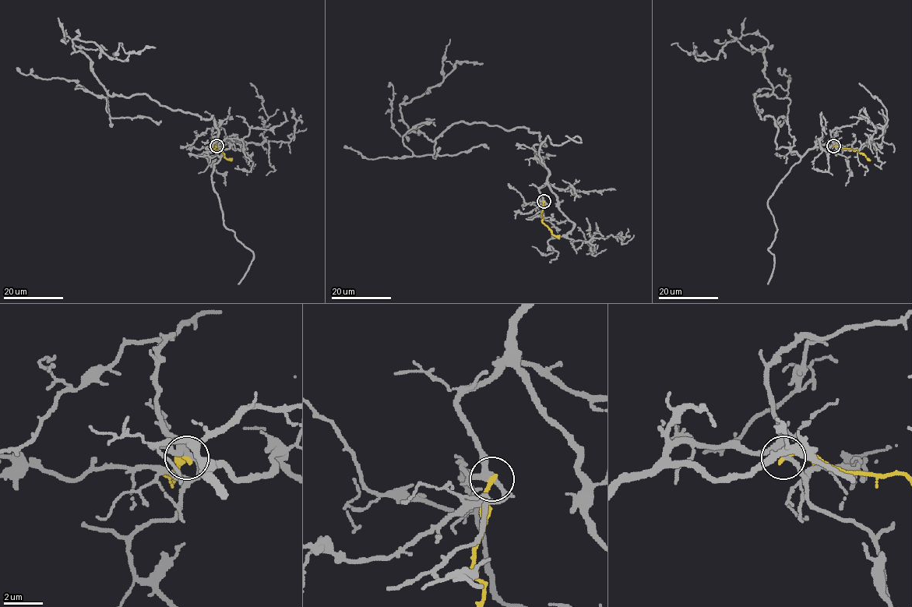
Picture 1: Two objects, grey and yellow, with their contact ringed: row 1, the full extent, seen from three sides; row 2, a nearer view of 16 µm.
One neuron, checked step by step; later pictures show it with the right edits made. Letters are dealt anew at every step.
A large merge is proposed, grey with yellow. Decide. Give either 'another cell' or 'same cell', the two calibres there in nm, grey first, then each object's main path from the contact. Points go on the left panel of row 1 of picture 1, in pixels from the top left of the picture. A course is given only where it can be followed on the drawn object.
another cell | 280/220 nm | grey via (216, 146), (220, 156), (205, 148), (213, 116), (110, 96), (72, 40), (124, 61), (155, 47) | yellow via (216, 146), (215, 150), (232, 160)

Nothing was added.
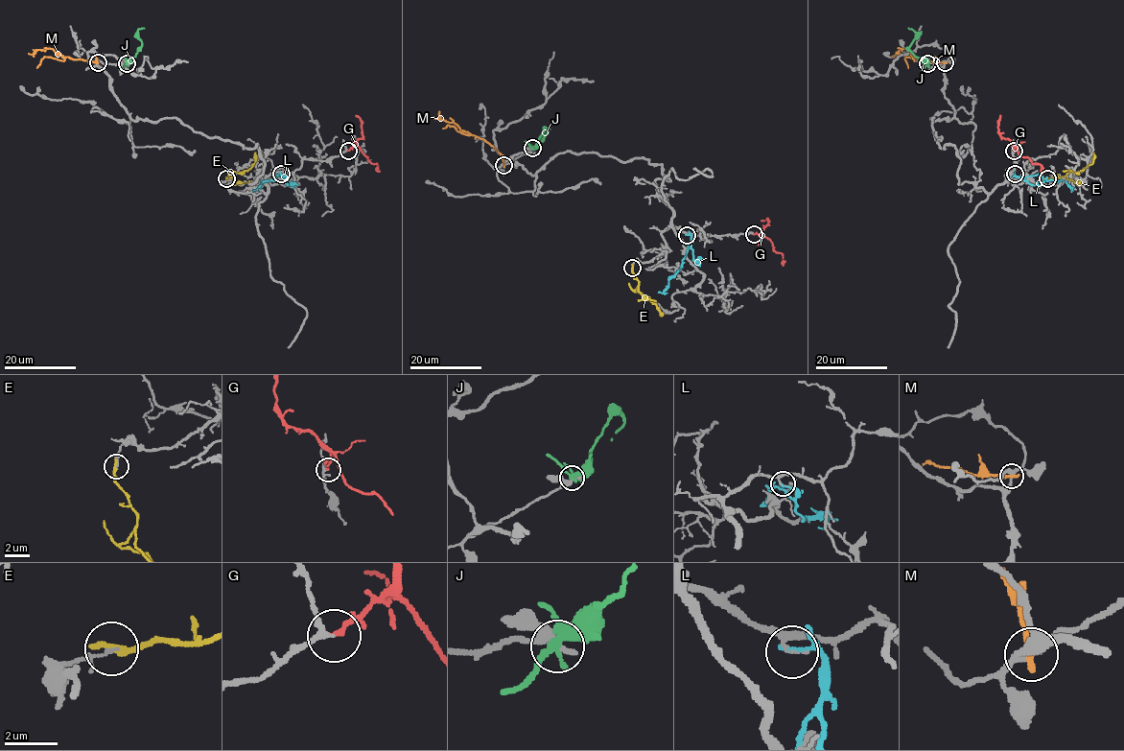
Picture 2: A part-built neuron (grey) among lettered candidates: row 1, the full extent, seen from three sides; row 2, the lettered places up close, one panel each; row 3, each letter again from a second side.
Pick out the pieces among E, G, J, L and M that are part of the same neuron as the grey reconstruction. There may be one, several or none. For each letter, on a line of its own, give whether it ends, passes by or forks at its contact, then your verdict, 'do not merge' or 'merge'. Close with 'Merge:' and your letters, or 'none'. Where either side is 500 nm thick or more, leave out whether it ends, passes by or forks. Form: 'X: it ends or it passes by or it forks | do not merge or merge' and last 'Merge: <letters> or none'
E: it ends | do not merge
G: it ends | merge
J: it forks | do not merge
L: it passes by | do not merge
M: it ends | do not merge
Merge: G

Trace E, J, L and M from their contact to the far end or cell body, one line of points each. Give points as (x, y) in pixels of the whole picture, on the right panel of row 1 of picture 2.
E: (1046, 178), (1065, 176), (1071, 170), (1082, 171), (1092, 162), (1093, 152)
J: (928, 63), (910, 50), (917, 34), (908, 28)
L: (1015, 175), (1065, 180), (1073, 189), (1071, 191)
M: (945, 62), (917, 59), (904, 48), (891, 57)

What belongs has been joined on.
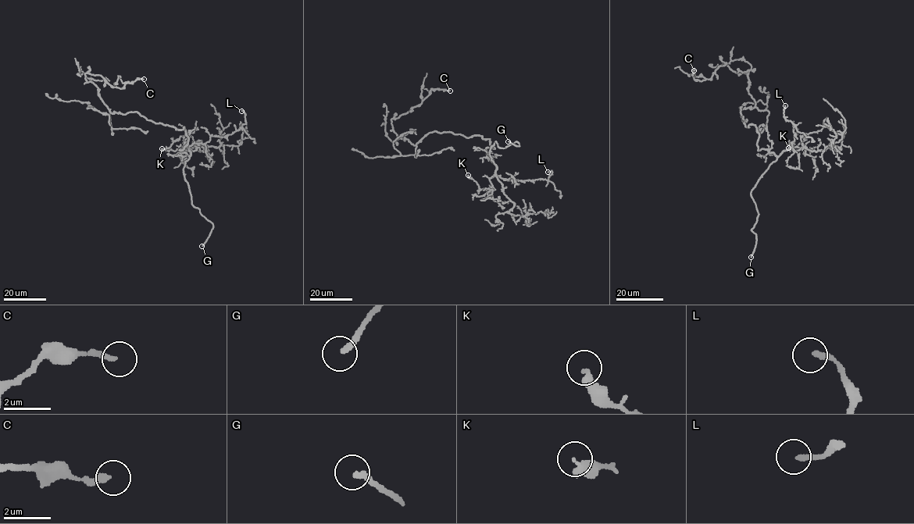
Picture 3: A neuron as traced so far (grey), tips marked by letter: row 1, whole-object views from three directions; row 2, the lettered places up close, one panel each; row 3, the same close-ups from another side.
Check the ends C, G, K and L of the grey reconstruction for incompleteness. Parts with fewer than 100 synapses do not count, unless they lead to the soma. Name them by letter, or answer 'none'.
G

